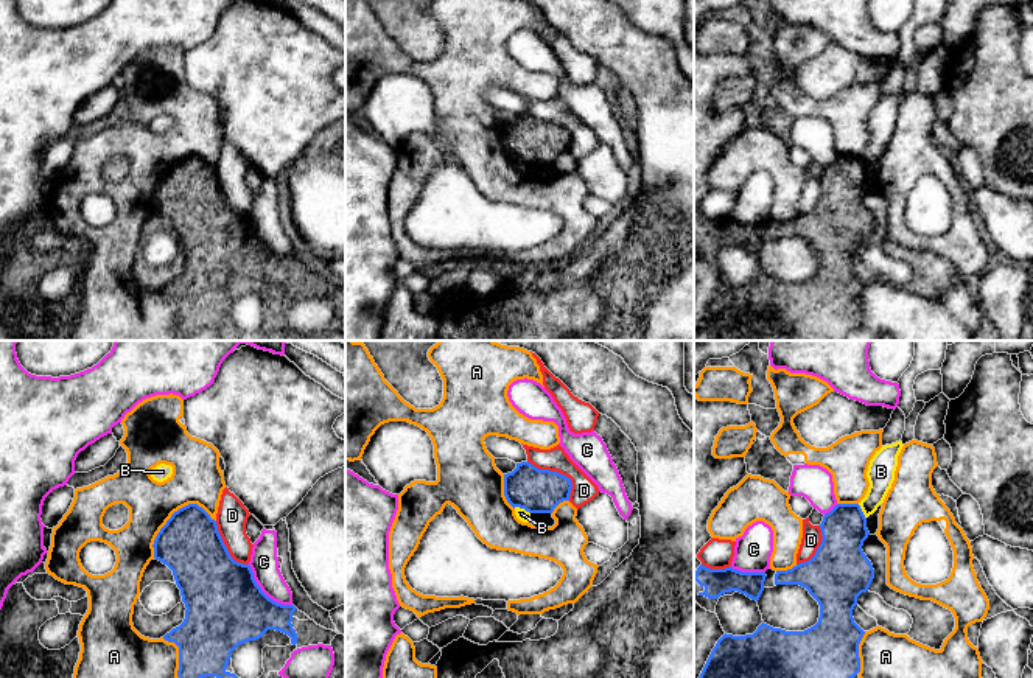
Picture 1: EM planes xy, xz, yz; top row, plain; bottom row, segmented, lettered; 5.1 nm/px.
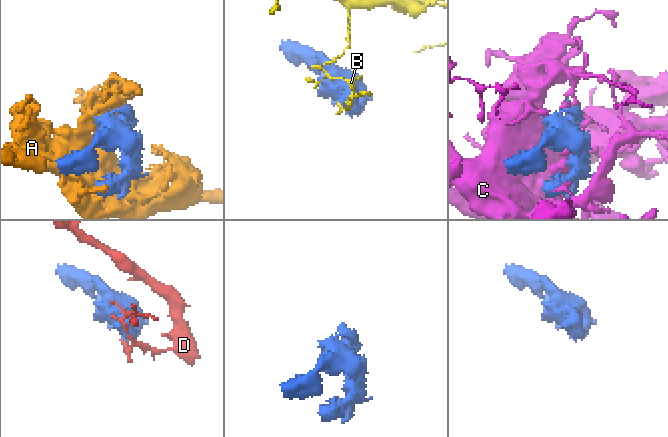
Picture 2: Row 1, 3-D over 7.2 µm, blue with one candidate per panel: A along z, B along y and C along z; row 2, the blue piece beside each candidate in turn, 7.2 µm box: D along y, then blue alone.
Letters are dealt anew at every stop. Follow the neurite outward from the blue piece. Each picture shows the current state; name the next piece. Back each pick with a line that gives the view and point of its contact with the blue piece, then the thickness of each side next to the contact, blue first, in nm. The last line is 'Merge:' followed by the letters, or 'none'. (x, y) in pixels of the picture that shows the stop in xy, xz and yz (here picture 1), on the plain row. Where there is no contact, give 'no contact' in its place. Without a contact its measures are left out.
Merge: none

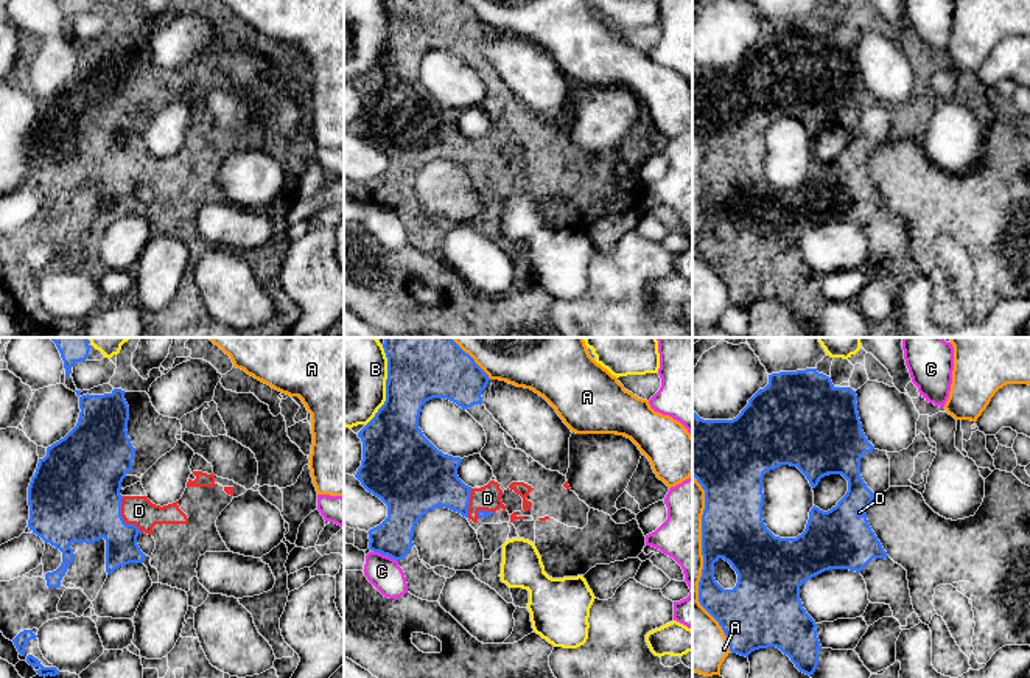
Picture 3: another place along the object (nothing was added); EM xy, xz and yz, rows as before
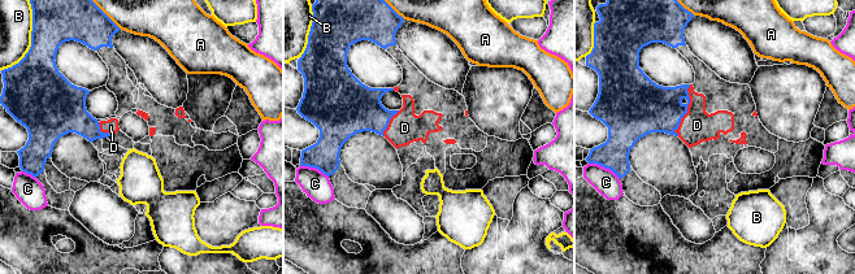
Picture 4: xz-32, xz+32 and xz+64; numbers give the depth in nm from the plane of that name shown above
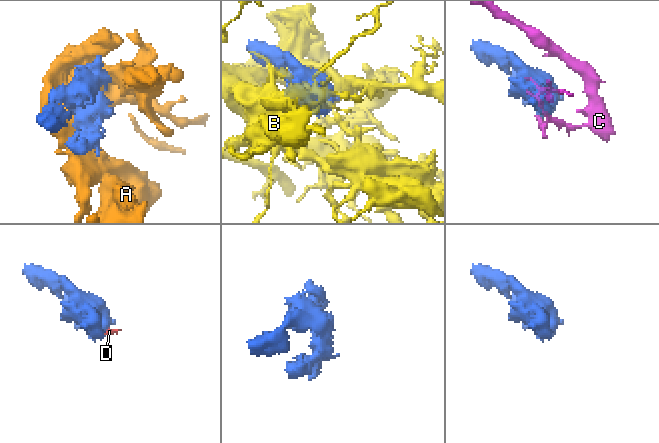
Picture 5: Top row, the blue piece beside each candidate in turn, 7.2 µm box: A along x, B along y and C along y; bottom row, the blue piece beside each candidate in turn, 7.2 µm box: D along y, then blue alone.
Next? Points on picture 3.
D: xy (122, 170) | 440/150 nm
Merge: D

